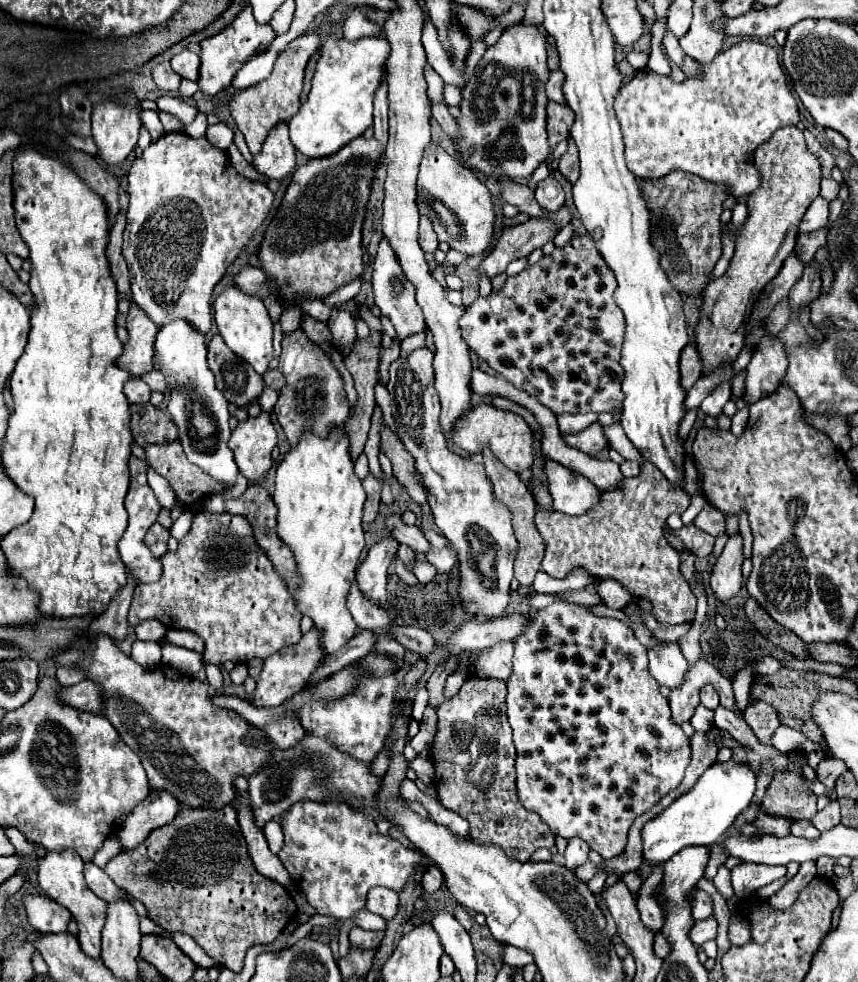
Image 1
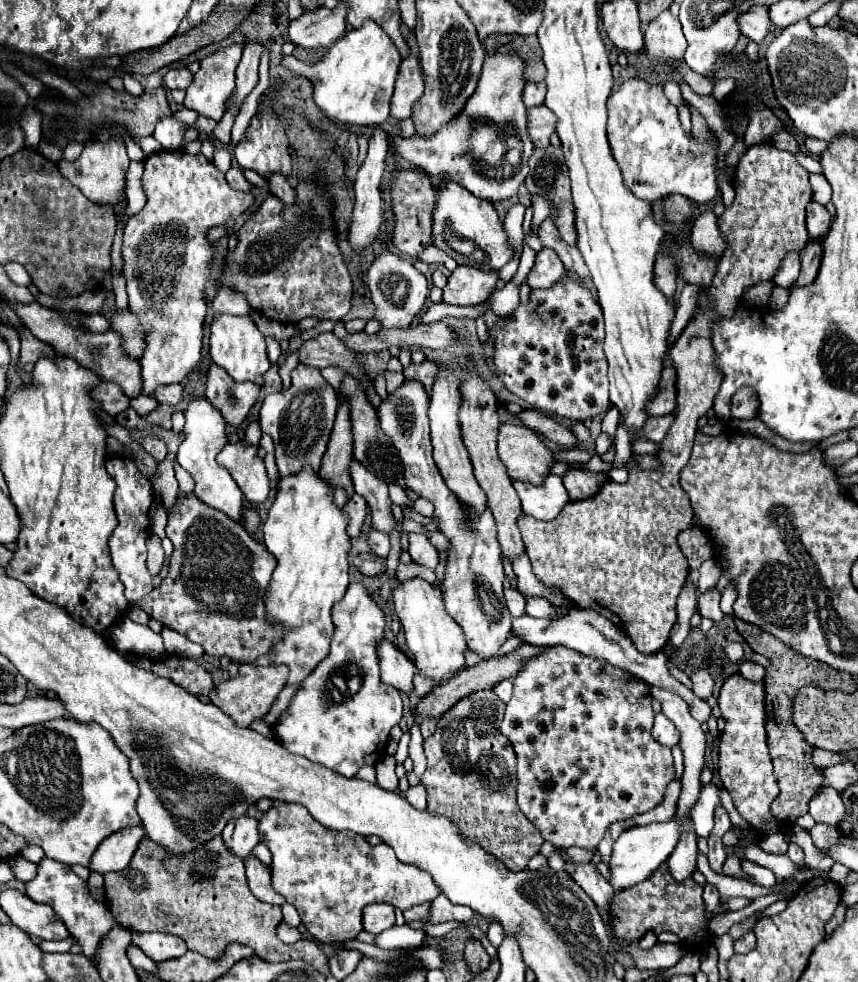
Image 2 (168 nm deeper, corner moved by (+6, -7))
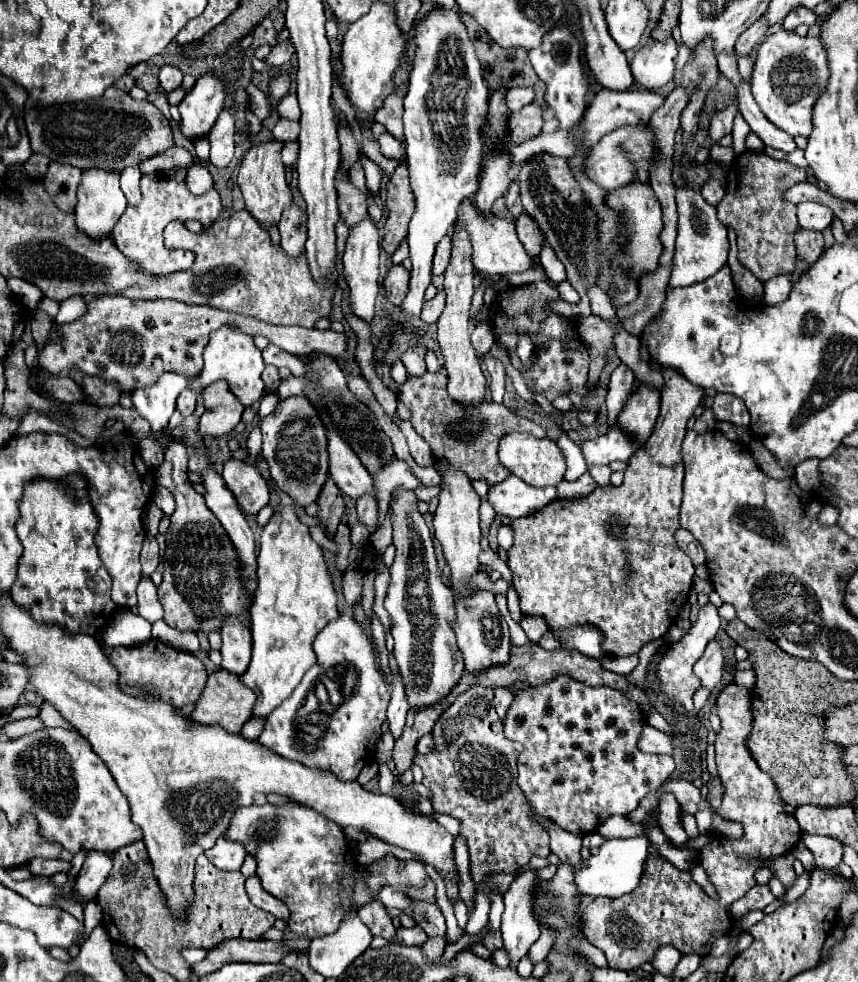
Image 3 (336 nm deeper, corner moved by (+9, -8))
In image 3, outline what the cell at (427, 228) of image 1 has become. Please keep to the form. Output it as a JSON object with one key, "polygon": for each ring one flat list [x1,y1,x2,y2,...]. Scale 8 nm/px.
{"polygon":[[405,164,397,166,395,174,385,186,385,196,389,216,383,228,381,246,391,256,397,250,399,242,407,236,407,224,413,216,413,194,409,188,409,172]]}

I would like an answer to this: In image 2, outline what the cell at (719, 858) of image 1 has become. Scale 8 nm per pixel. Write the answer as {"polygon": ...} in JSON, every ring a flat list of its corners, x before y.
{"polygon":[[728,853,724,867,722,867,724,875,732,875,732,877,742,877,744,871,740,871,740,857,736,853]]}

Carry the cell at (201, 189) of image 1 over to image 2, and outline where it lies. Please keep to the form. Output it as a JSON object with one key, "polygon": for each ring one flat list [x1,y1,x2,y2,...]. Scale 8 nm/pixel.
{"polygon":[[174,149,174,151,158,151,152,153,150,157,146,157,144,161,144,175,142,175,142,189,146,193,146,205,140,213,132,215,126,223,124,229,124,247,122,247,122,259,124,259,124,279,126,279,126,291,128,291,128,307,130,311,140,319,140,325,146,331,146,351,140,359,142,365,142,381,144,381,144,395,152,397,152,389,156,385,166,385,166,383,180,383,180,379,184,379,184,375,188,375,200,361,200,351,202,351,202,337,204,337,204,317,206,317,206,283,210,279,210,267,212,267,212,253,214,247,208,239,208,231,212,227,226,227,228,221,238,221,252,205,254,205,254,195,252,193,244,193,244,191,234,191,226,179,224,173,218,171,204,155,190,155,182,149]]}

